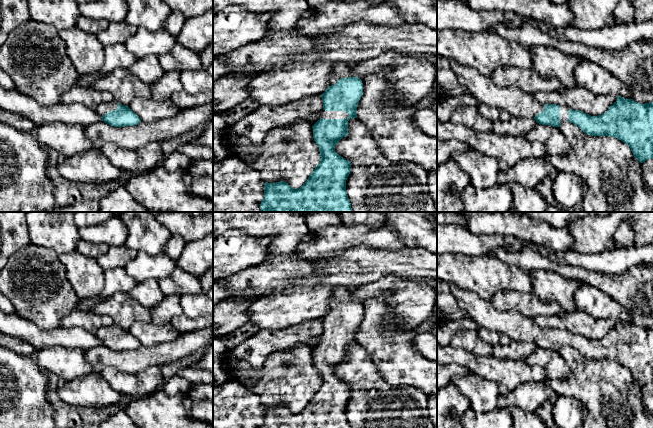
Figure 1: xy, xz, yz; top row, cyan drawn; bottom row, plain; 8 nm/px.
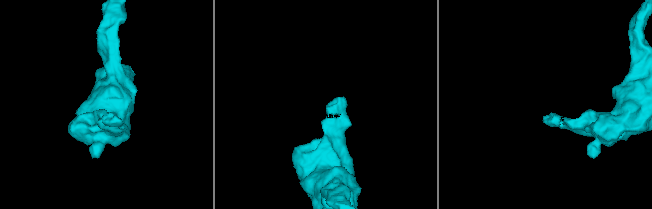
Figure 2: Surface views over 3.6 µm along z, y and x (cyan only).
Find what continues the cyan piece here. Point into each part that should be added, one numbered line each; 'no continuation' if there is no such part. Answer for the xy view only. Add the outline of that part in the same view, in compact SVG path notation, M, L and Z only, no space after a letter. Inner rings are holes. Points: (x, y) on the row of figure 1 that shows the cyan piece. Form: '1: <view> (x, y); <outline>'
1: xy (102, 108); M114 99L109 102L99 103L97 107L95 108L95 111L103 116L106 113L116 110L118 108L118 102Z

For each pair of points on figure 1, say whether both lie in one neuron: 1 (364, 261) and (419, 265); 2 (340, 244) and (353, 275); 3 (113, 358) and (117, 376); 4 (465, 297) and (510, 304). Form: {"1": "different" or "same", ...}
{"1": "same", "2": "different", "3": "different", "4": "different"}

